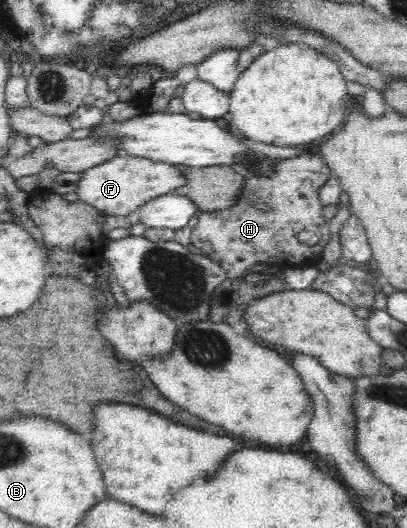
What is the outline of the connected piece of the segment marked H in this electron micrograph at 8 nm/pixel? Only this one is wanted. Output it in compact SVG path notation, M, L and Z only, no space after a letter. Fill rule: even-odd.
M303 150L303 153L290 158L275 158L273 160L273 170L271 174L260 174L248 170L248 166L241 164L241 168L247 169L247 174L243 176L243 186L233 202L226 210L206 211L199 214L199 222L193 228L190 237L190 244L203 254L209 257L213 262L223 267L226 273L226 279L233 282L246 282L247 276L251 274L250 270L259 264L266 266L281 264L279 258L283 258L283 264L289 260L289 266L293 264L309 264L315 266L317 260L322 255L325 246L333 240L330 224L322 216L324 205L317 196L319 188L327 182L330 176L329 167L326 162L316 153L315 150ZM301 231L309 231L319 237L319 243L315 246L306 246L299 242L298 234Z

